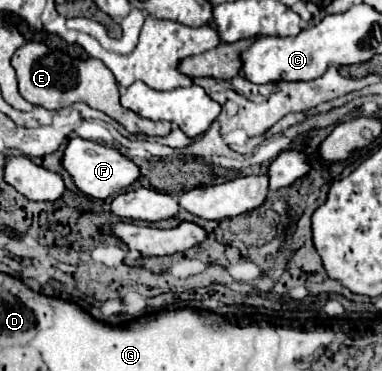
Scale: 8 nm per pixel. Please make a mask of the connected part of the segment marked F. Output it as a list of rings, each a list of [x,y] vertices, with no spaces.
[[[81,137],[69,139],[69,143],[63,151],[63,157],[61,157],[61,165],[71,175],[75,187],[81,193],[95,197],[95,199],[107,199],[111,195],[119,193],[121,189],[129,187],[139,177],[137,165],[131,159],[123,157],[117,149],[107,147],[107,145],[99,145],[95,141],[87,141]]]

